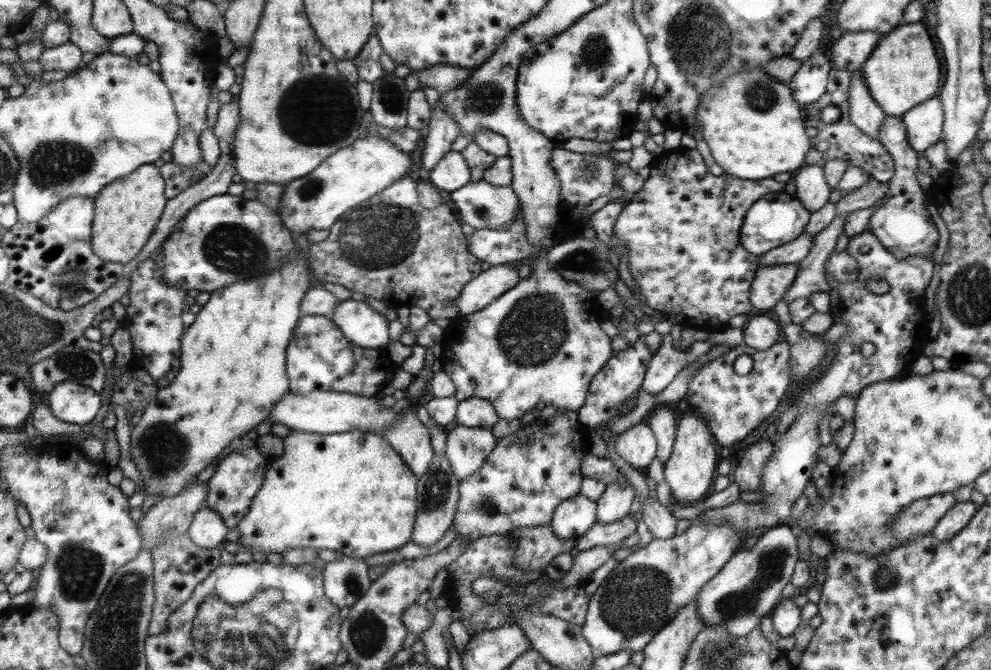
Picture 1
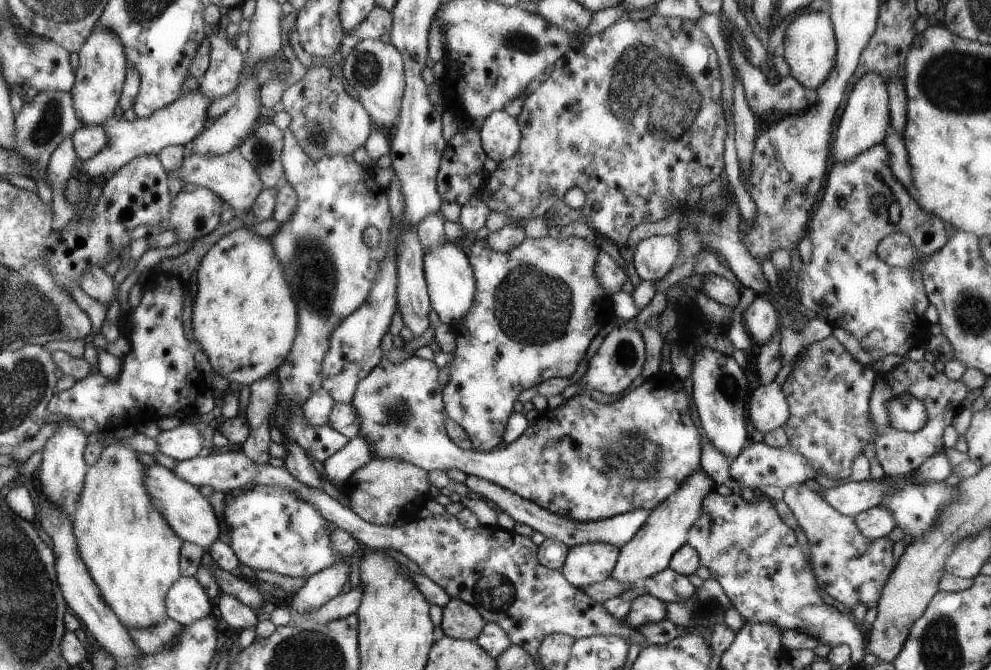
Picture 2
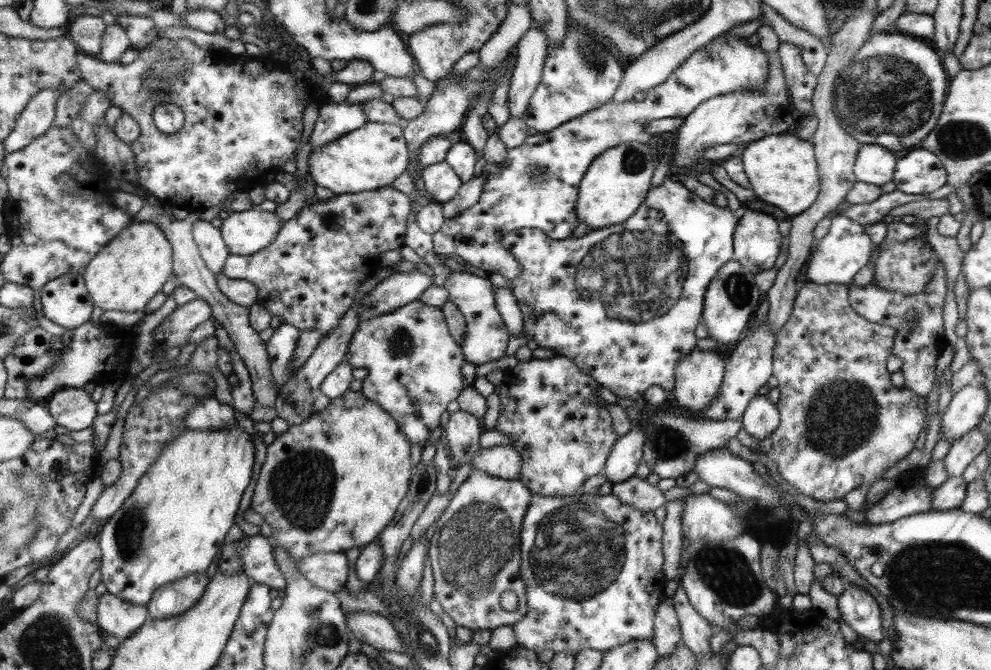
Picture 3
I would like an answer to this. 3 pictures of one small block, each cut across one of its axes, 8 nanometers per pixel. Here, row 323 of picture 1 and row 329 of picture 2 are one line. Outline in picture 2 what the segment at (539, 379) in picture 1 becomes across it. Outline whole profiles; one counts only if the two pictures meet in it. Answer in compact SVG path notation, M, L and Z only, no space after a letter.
M545 236L544 238L532 239L528 237L522 244L519 244L510 250L510 252L498 252L492 250L488 246L486 239L474 240L470 249L468 258L471 261L472 270L475 271L476 277L476 302L472 306L472 311L468 312L460 322L453 328L455 335L456 347L454 360L450 362L450 380L443 390L443 399L445 411L448 417L452 418L456 424L459 424L468 433L473 444L474 451L488 452L492 449L498 449L503 444L504 432L506 432L506 423L513 412L514 403L518 400L518 395L528 388L538 386L544 380L549 378L568 378L572 376L574 370L578 370L578 362L582 360L586 348L590 346L590 342L594 340L594 336L598 334L598 330L602 328L602 308L604 308L604 326L612 320L612 298L604 292L604 287L598 278L596 278L596 260L600 255L600 246L590 244L584 238L576 238L570 236L568 238L552 238Z

